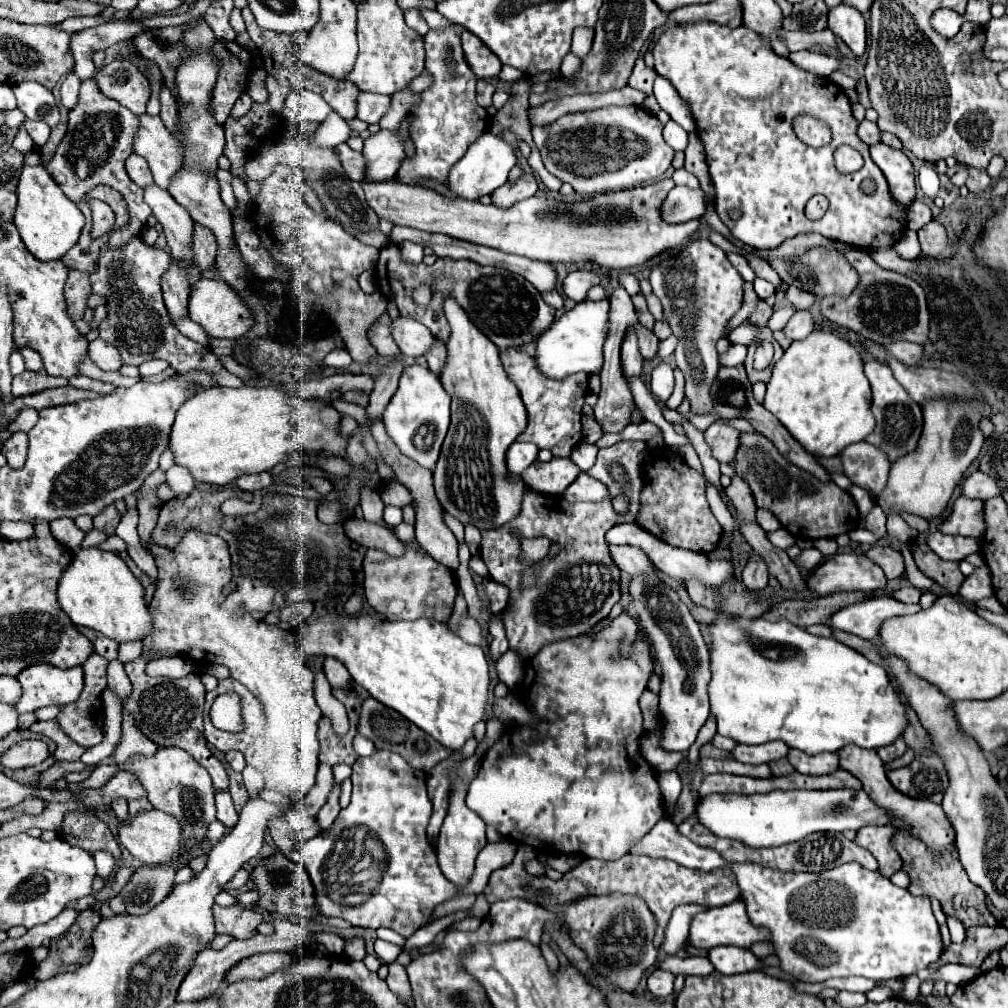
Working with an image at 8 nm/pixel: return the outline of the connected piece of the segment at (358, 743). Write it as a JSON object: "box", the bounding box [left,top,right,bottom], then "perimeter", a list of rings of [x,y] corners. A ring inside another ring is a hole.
{"box":[353,733,375,755],"perimeter":[[[357,733],[355,739],[353,739],[353,749],[357,751],[357,755],[369,755],[369,753],[375,751],[375,745],[367,737],[363,737],[363,735]]]}

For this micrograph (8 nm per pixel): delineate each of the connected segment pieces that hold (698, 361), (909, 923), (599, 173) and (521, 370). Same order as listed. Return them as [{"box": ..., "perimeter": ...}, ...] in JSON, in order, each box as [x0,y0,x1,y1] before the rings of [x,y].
[{"box":[651,239,743,415],"perimeter":[[[695,239],[685,245],[685,249],[679,253],[679,257],[667,257],[663,255],[661,265],[657,265],[651,271],[651,287],[653,293],[661,299],[663,311],[665,311],[665,321],[671,325],[673,335],[679,337],[679,345],[675,349],[675,363],[677,369],[685,375],[685,399],[691,405],[691,411],[695,415],[711,415],[713,413],[713,399],[711,399],[711,385],[717,377],[719,371],[719,361],[717,361],[717,339],[727,337],[725,327],[727,321],[741,309],[743,303],[743,277],[737,273],[737,269],[729,263],[727,255],[723,249],[713,245],[707,239]]]},{"box":[733,863,943,983],"perimeter":[[[845,863],[823,873],[779,873],[761,865],[733,865],[741,899],[747,905],[749,919],[757,927],[767,927],[773,933],[775,955],[781,959],[781,969],[805,983],[823,983],[831,977],[867,977],[873,981],[909,977],[919,969],[929,967],[943,953],[939,925],[931,911],[929,897],[915,897],[907,889],[893,885],[877,871],[869,871],[857,863]]]},{"box":[533,105,675,197],"perimeter":[[[637,105],[631,107],[601,107],[597,111],[569,113],[559,117],[555,123],[545,127],[533,127],[533,141],[541,151],[547,171],[557,179],[567,181],[581,197],[593,197],[597,193],[609,193],[615,189],[633,189],[657,181],[673,161],[675,151],[663,139],[663,123]]]},{"box":[499,349,587,457],"perimeter":[[[505,349],[499,353],[501,363],[517,385],[521,401],[527,409],[527,427],[517,437],[517,441],[535,443],[539,449],[549,449],[553,457],[569,457],[573,447],[583,439],[581,433],[581,407],[585,403],[587,389],[587,373],[573,373],[573,377],[565,377],[561,381],[553,381],[535,369],[535,357],[519,351],[519,349]]]}]

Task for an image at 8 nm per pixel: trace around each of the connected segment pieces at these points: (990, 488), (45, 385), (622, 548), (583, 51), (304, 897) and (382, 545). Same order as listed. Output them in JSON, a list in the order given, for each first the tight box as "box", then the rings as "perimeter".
[{"box":[963,471,1001,501],"perimeter":[[[975,471],[973,475],[969,475],[963,483],[963,495],[971,497],[971,499],[981,499],[987,501],[989,497],[997,497],[1001,495],[1001,489],[997,485],[997,481],[993,481],[993,477]]]},{"box":[13,371,69,397],"perimeter":[[[25,371],[17,377],[13,377],[13,395],[21,397],[21,395],[33,395],[37,391],[43,389],[51,389],[51,387],[65,387],[69,381],[63,377],[51,377],[45,371]]]},{"box":[611,545,655,575],"perimeter":[[[611,545],[611,557],[613,561],[619,565],[621,571],[629,573],[629,575],[637,575],[637,573],[655,573],[653,563],[649,561],[649,557],[645,557],[645,553],[641,553],[641,549],[631,547],[631,545]]]},{"box":[571,27,593,57],"perimeter":[[[577,27],[577,29],[573,31],[571,51],[573,51],[577,57],[585,57],[585,55],[591,51],[591,45],[593,45],[593,29],[589,29],[589,27]]]},{"box":[253,853,321,917],"perimeter":[[[275,853],[273,857],[263,859],[255,871],[253,879],[257,885],[257,891],[261,893],[259,907],[271,913],[281,913],[285,917],[317,917],[321,915],[313,897],[313,883],[309,881],[309,873],[305,873],[305,865],[289,861],[283,853]]]},{"box":[343,517,405,557],"perimeter":[[[351,517],[343,527],[345,527],[347,537],[355,541],[357,545],[365,545],[367,549],[383,549],[391,557],[401,557],[405,553],[403,543],[395,539],[391,531],[387,531],[385,527],[377,523]]]}]

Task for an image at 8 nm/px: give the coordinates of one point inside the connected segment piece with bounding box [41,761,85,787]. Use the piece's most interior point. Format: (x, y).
(58, 769)

